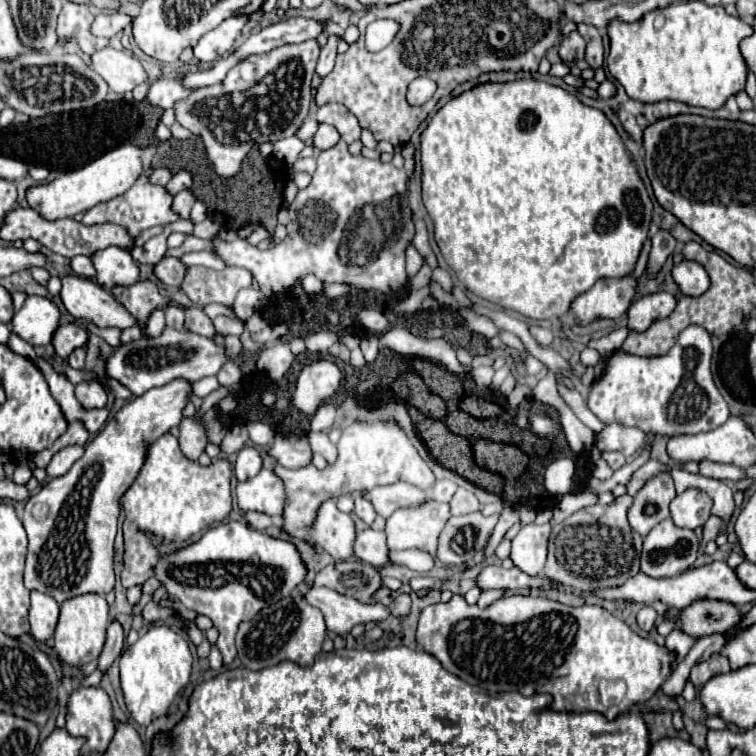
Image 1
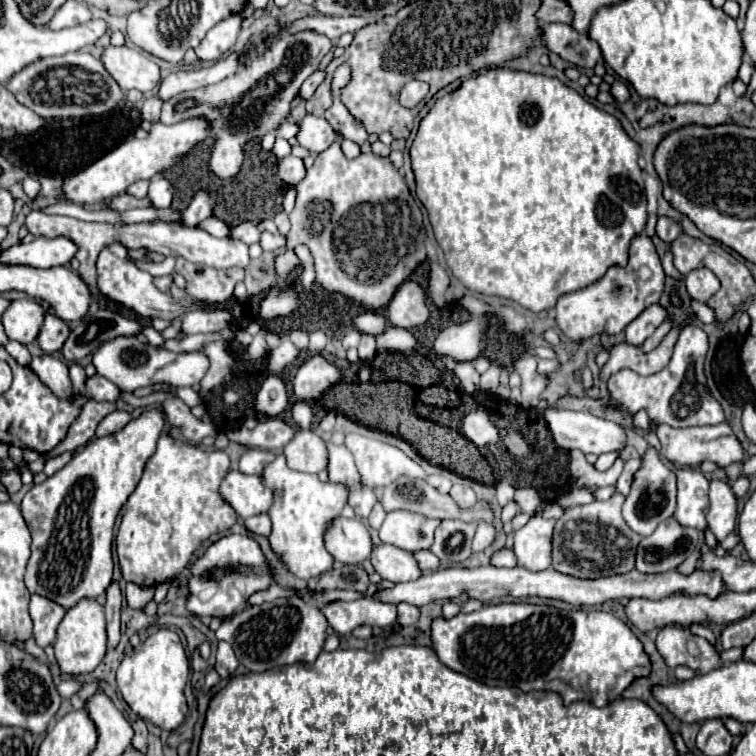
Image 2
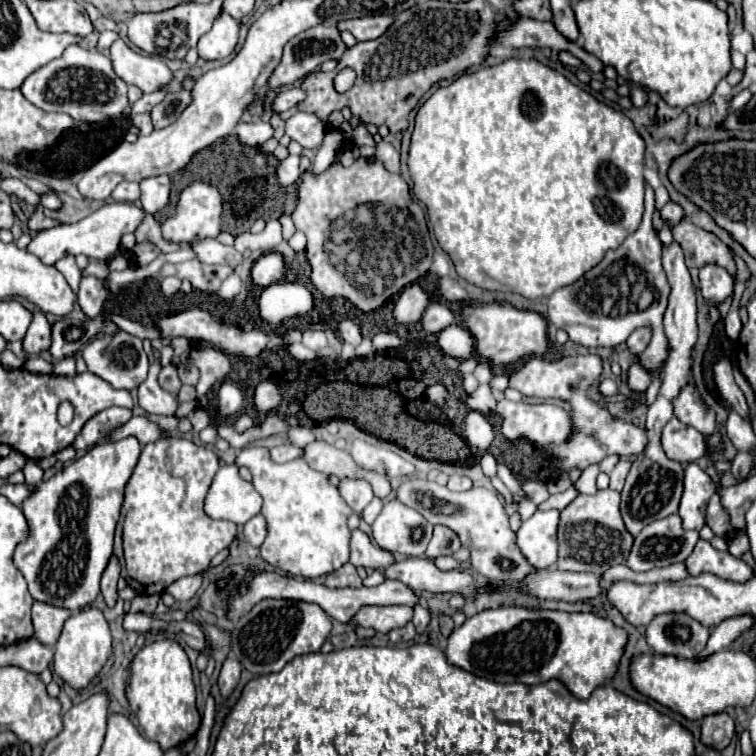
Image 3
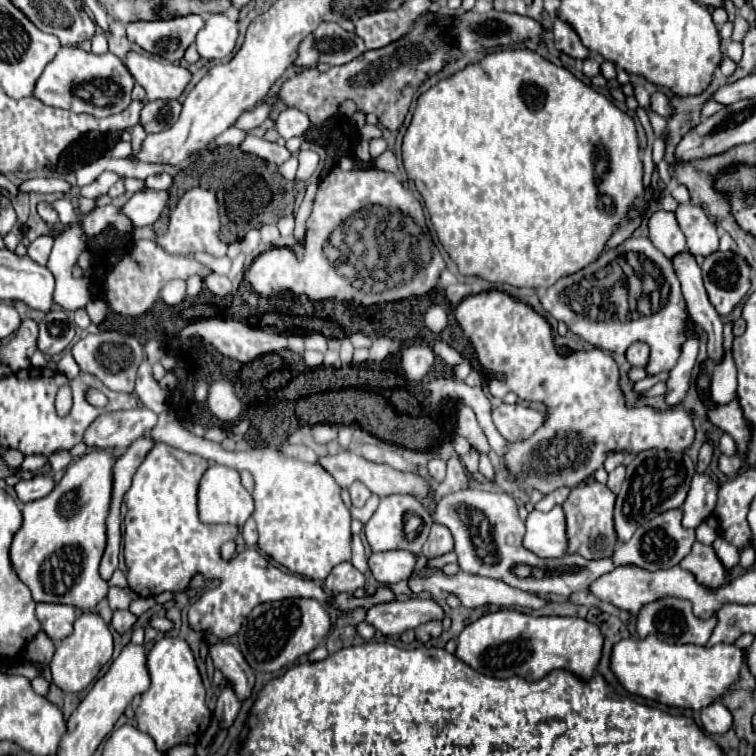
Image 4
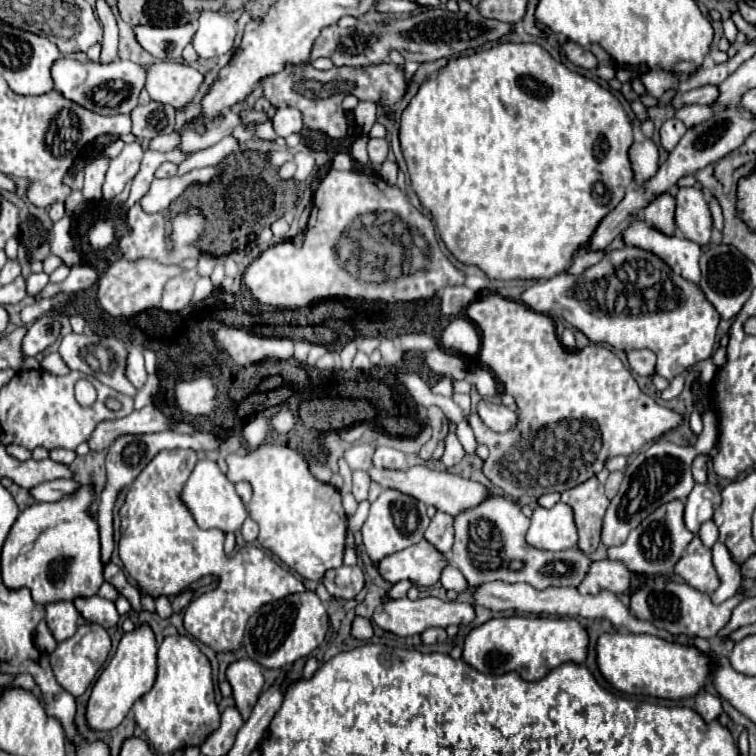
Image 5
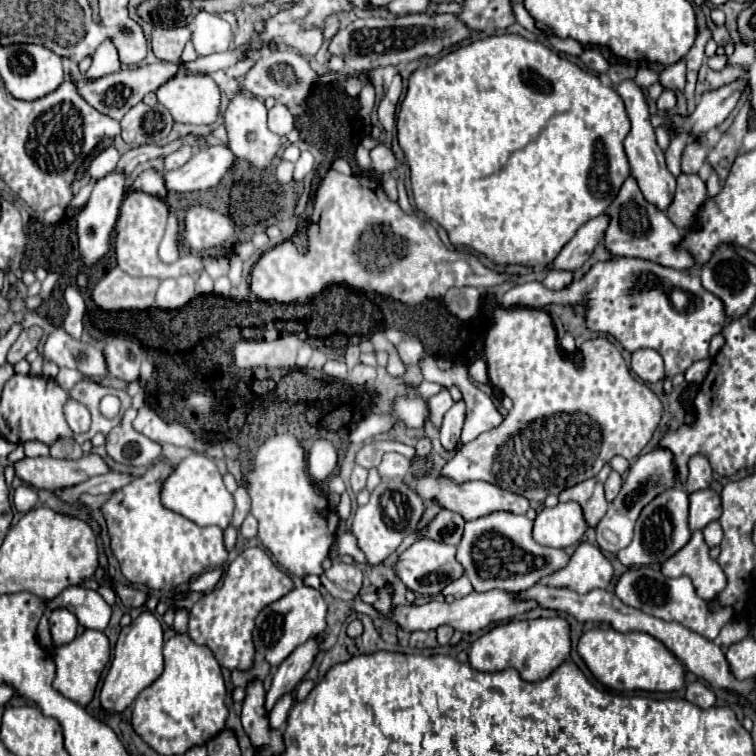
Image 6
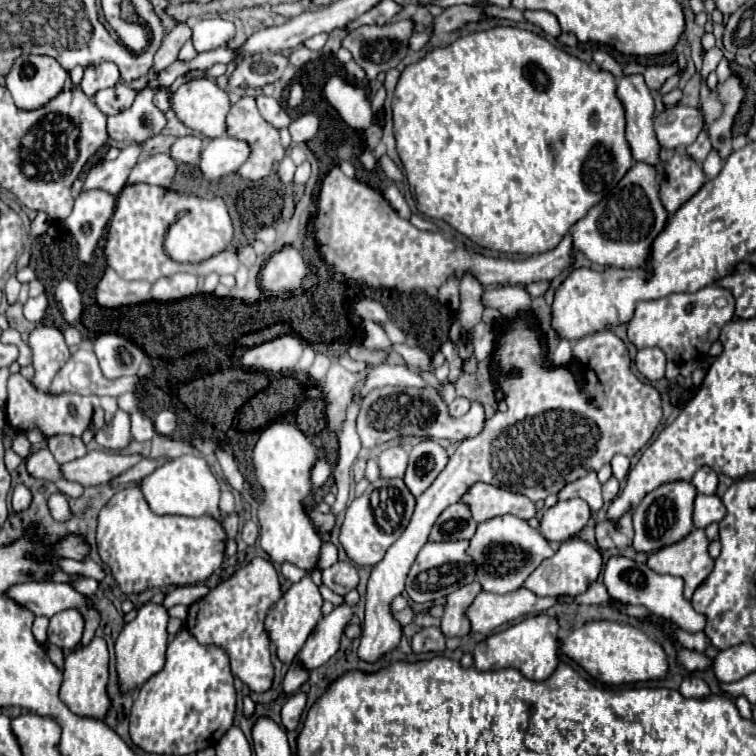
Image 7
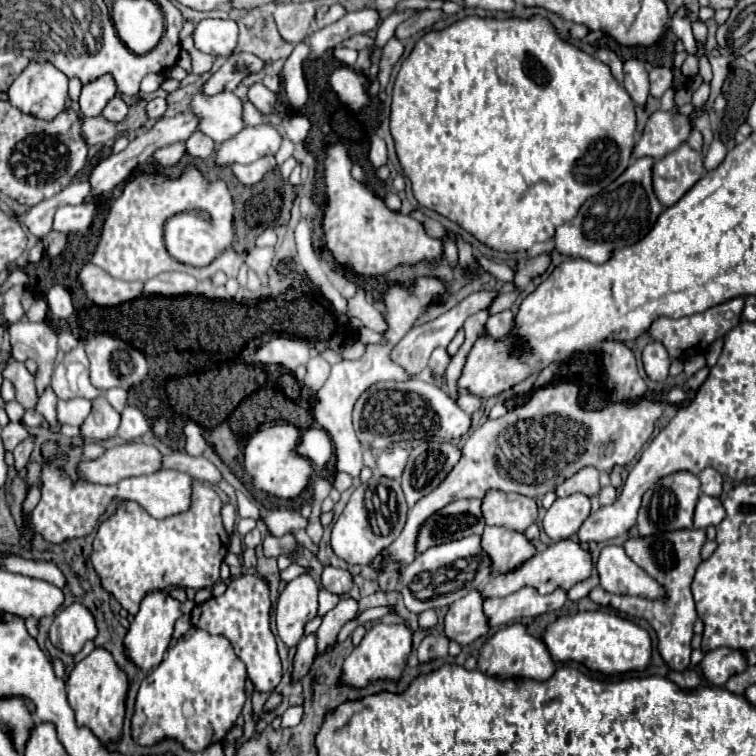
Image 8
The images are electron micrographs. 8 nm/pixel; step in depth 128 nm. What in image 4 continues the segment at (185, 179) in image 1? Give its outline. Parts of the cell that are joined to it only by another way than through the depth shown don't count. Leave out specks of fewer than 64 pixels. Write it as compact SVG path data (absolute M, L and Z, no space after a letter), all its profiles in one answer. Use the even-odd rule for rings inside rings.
M160 172L160 174L156 174L156 176L148 176L148 178L144 180L144 184L146 184L146 188L156 190L156 192L168 190L168 188L172 186L172 176L170 176L168 172Z

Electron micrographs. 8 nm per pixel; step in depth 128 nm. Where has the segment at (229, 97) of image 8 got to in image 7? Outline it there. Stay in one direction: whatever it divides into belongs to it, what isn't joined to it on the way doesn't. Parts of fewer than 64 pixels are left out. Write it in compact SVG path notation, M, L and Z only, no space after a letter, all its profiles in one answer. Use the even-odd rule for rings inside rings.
M192 78L192 80L184 82L176 92L170 92L170 108L176 112L178 120L184 126L188 126L208 138L218 138L226 132L224 118L230 108L228 94L212 78Z

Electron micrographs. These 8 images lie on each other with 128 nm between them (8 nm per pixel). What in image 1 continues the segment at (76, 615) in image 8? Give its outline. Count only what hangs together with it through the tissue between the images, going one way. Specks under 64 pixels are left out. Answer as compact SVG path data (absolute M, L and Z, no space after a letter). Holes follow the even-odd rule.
M42 592L30 594L30 634L38 642L46 642L58 622L58 602Z

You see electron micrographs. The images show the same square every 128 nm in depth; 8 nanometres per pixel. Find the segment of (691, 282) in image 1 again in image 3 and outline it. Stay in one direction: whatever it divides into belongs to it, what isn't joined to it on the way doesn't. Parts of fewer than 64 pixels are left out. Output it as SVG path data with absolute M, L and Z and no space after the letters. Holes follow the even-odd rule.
M706 264L700 268L698 288L700 288L700 294L704 296L704 300L708 300L712 304L720 304L734 292L734 280L724 268Z

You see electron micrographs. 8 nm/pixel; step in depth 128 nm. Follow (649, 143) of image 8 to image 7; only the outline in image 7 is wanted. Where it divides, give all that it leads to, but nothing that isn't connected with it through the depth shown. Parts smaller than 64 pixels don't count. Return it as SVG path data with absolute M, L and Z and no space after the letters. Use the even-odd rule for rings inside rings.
M682 104L668 106L662 114L654 118L654 130L658 142L668 150L676 150L692 144L696 136L702 132L702 126L704 126L702 110ZM688 118L696 118L698 122L688 122Z

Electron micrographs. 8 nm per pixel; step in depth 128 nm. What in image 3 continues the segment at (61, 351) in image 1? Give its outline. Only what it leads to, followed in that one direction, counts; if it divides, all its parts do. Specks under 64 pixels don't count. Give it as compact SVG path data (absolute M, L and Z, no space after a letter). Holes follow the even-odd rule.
M36 310L32 324L26 332L26 338L22 340L24 350L28 354L40 354L40 352L48 350L48 342L52 342L52 324L44 316L44 312Z

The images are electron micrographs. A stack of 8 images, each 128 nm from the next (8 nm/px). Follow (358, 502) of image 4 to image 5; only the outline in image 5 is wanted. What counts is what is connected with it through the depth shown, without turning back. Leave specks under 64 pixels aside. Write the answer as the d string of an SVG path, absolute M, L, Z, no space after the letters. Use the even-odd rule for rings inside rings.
M356 470L354 472L354 480L352 480L352 494L356 498L356 502L362 502L368 498L368 488L370 488L370 478L366 472Z

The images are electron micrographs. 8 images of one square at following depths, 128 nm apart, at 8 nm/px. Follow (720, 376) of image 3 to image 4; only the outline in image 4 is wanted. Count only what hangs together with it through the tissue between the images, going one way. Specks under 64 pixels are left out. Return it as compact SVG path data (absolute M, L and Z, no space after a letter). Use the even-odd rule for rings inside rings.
M682 252L674 258L674 270L682 284L682 294L688 304L688 314L692 320L706 332L708 336L708 358L712 364L720 364L724 358L724 344L722 344L722 318L716 314L714 306L710 304L704 284L700 266L696 264L694 256Z

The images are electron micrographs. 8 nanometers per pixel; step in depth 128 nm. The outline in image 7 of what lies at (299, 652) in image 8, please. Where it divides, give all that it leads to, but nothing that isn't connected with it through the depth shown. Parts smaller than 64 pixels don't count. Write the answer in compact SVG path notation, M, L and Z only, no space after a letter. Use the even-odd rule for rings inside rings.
M292 664L290 666L290 670L286 672L286 678L282 680L282 690L284 690L284 694L294 694L294 692L298 692L300 690L300 686L306 682L306 678L308 678L308 672L300 666L300 664Z

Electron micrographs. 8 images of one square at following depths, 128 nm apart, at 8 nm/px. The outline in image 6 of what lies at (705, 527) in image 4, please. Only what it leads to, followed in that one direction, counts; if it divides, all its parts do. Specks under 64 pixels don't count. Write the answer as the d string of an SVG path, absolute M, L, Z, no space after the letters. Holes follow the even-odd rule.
M714 520L714 522L710 522L704 530L704 538L706 538L706 544L712 548L712 546L718 546L720 542L722 542L722 528L720 528L720 524Z

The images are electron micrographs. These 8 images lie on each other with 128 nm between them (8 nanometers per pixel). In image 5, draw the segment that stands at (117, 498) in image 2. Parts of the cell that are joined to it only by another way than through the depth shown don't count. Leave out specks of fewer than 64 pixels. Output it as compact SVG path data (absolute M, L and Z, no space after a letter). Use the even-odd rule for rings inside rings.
M82 484L58 502L32 504L20 512L2 548L4 584L8 588L28 586L38 604L96 594L104 584L104 566L100 562L98 522L90 514L92 502L96 502L94 484Z

